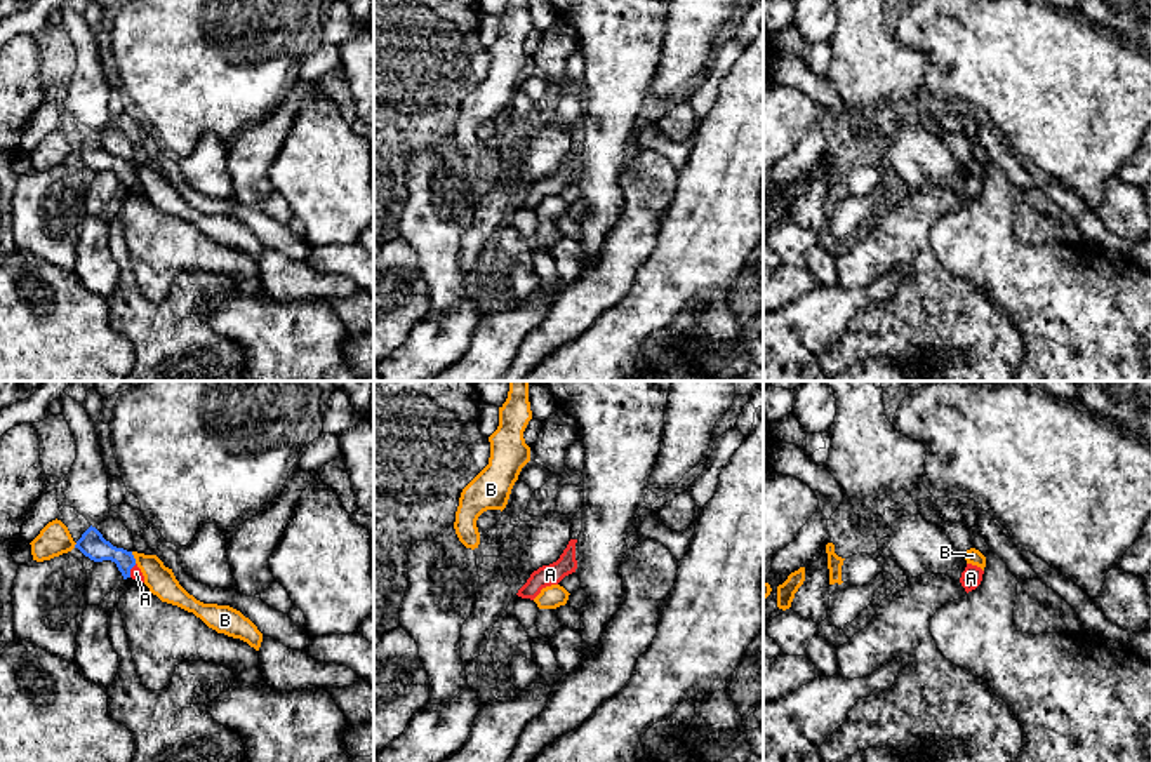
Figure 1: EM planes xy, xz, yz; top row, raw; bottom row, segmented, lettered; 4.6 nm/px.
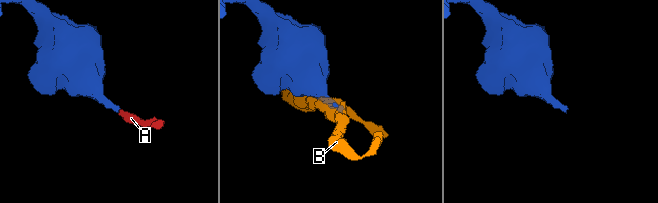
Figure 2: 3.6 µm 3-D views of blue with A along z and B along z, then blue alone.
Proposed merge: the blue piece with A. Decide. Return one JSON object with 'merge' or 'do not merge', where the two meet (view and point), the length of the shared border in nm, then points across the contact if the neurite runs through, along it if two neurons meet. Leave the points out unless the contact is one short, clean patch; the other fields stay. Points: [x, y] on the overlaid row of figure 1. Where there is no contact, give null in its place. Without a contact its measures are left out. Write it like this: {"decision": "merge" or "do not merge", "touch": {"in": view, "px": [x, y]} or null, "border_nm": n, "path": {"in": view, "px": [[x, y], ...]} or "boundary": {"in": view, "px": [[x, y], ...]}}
{"decision": "merge", "touch": {"in": "xy", "px": [129, 571]}, "border_nm": 70, "path": {"in": "xy", "px": [[93, 545], [112, 552], [129, 571], [136, 573]]}}

